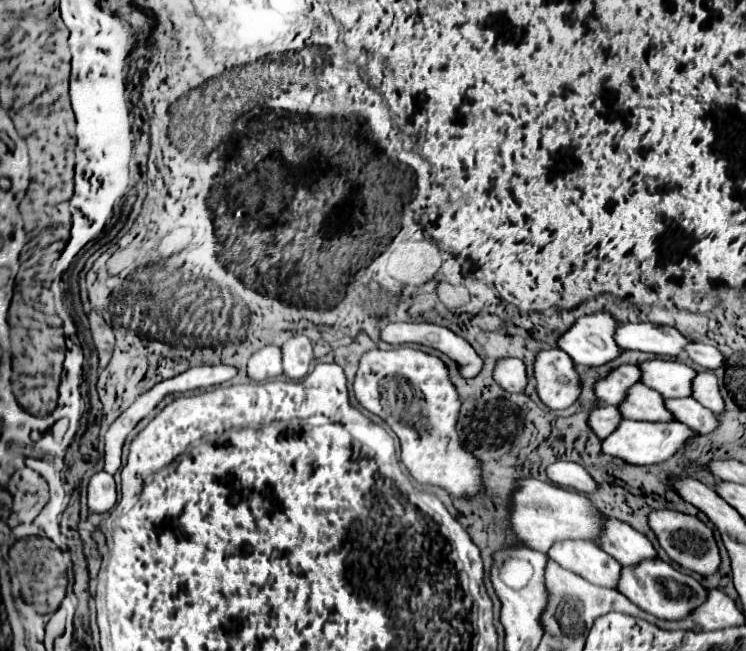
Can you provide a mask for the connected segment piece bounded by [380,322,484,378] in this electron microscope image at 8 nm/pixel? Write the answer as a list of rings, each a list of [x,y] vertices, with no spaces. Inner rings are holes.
[[[398,322],[388,324],[380,332],[382,340],[390,342],[395,347],[410,346],[417,350],[432,346],[448,354],[460,366],[460,374],[464,378],[474,378],[482,370],[482,358],[478,352],[456,332],[446,326],[432,324],[432,322]]]

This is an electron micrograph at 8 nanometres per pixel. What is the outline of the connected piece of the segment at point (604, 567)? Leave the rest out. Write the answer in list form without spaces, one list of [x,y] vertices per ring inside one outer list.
[[[564,540],[548,550],[548,556],[562,568],[586,578],[592,584],[618,590],[622,564],[600,550],[592,540]]]

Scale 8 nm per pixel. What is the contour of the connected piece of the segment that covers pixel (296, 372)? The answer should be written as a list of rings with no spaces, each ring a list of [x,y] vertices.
[[[296,336],[290,338],[284,346],[282,346],[282,364],[284,364],[284,374],[292,380],[300,380],[302,376],[306,376],[306,372],[310,370],[310,362],[314,360],[312,354],[312,342],[306,336]]]

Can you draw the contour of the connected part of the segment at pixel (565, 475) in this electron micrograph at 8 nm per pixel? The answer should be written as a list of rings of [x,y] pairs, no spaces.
[[[554,462],[548,466],[548,478],[560,486],[566,486],[566,488],[574,488],[578,492],[584,492],[584,494],[592,494],[600,488],[600,484],[590,476],[590,472],[578,464],[578,462]]]

